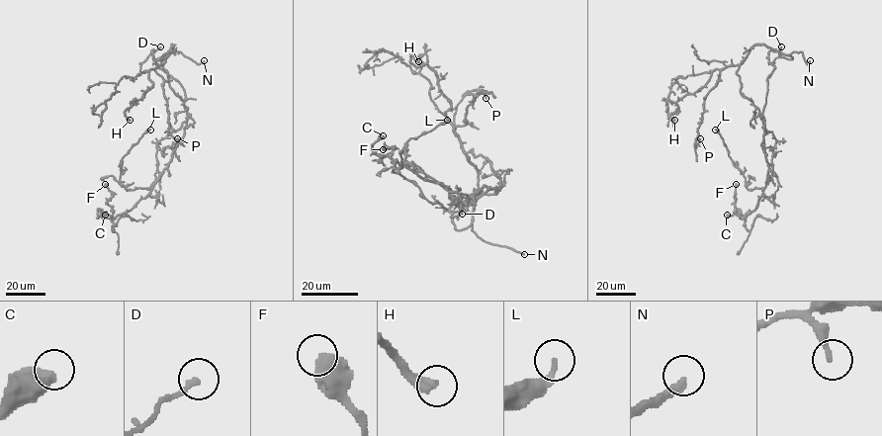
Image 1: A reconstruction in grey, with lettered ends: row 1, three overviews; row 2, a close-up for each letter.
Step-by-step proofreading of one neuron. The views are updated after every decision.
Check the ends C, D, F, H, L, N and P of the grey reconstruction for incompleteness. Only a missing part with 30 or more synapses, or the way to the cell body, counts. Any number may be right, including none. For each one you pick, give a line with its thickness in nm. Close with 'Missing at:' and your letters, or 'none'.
H: Thickness 400 nm
N: Thickness 280 nm
Missing at: H, N

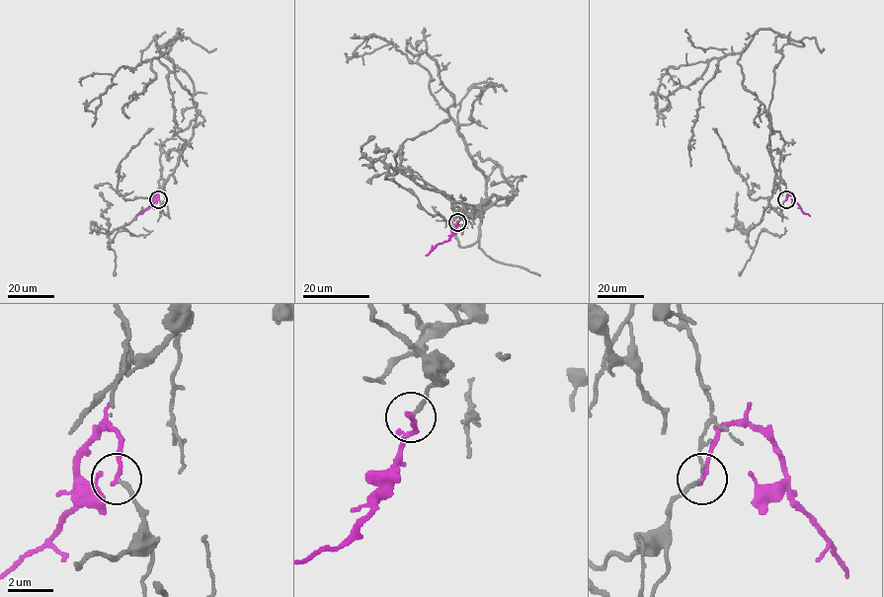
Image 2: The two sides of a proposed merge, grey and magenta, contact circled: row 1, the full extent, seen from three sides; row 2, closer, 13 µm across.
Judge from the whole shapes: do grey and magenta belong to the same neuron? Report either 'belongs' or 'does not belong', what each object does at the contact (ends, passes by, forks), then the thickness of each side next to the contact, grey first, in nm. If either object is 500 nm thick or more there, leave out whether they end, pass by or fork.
does not belong; grey ends there; magenta ends there; 180 nm thick on the grey side, 200 nm on the other

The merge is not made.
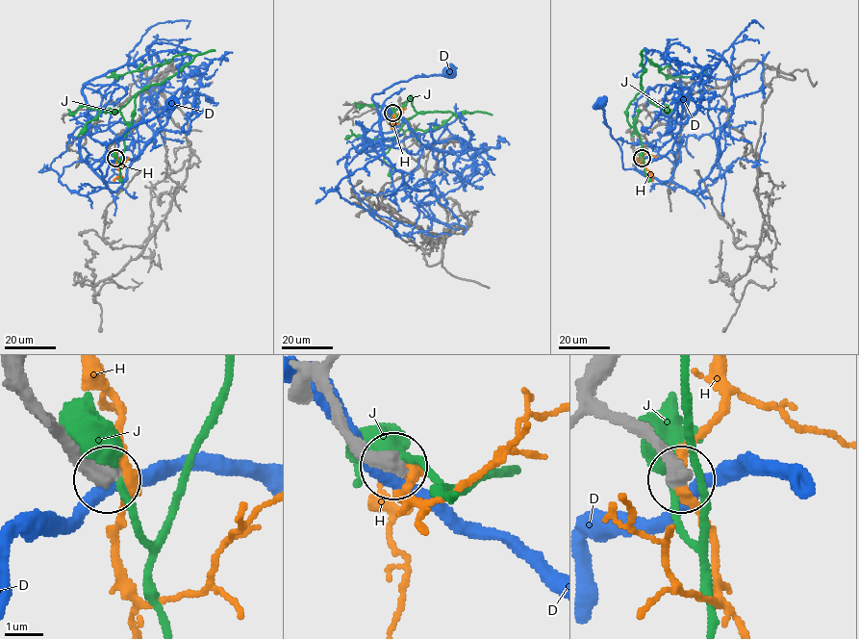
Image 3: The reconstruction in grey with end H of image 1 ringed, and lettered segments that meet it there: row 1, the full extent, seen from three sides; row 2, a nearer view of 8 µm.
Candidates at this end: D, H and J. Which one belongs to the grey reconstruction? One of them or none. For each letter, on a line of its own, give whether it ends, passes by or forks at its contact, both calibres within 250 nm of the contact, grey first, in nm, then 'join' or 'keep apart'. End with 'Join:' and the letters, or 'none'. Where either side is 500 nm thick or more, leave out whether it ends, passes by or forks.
D: it passes by | 440/360 nm | keep apart
H: it passes by | 420/320 nm | keep apart
J: 500/600 nm | keep apart
Join: none

